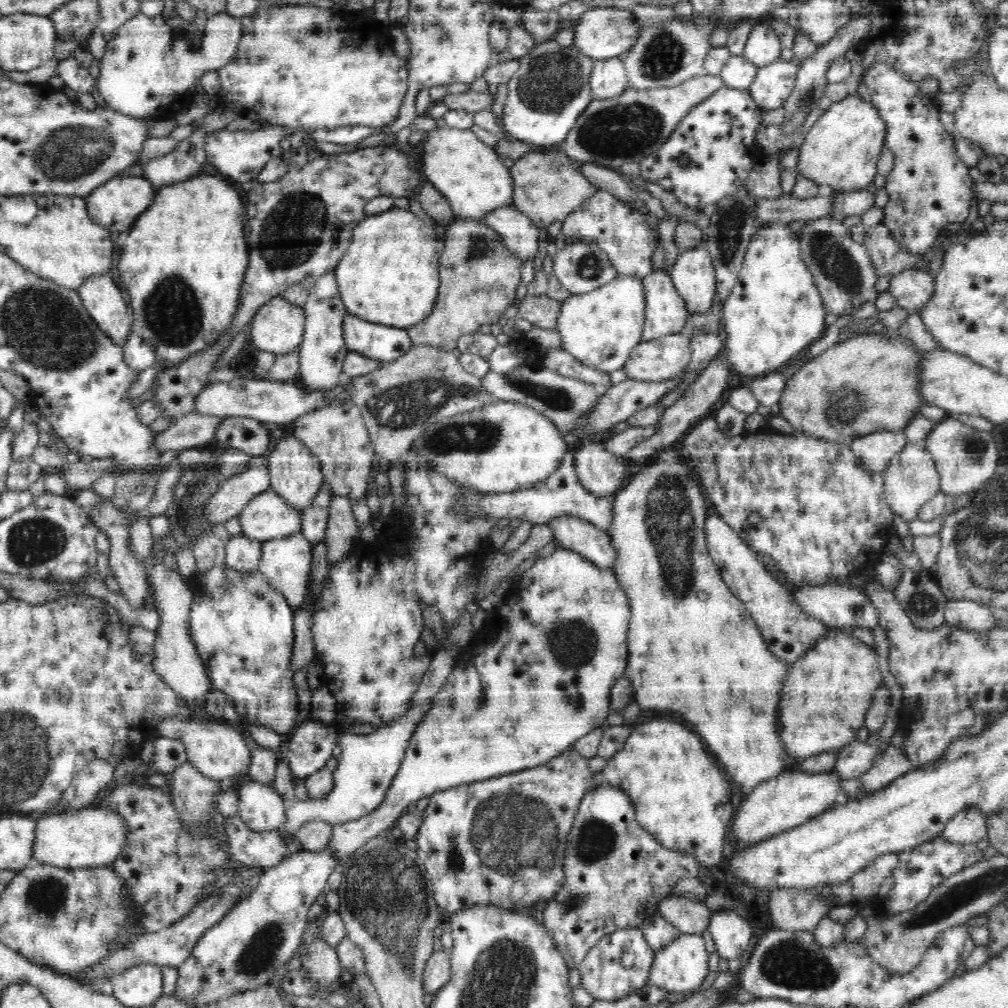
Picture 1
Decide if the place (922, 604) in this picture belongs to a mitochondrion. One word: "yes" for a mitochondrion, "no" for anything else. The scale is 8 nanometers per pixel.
yes

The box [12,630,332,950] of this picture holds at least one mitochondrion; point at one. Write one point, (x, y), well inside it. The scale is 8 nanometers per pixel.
(47, 894)

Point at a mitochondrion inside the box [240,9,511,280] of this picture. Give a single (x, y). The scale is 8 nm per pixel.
(291, 227)

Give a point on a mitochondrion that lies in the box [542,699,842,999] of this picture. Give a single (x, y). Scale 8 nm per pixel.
(788, 963)

